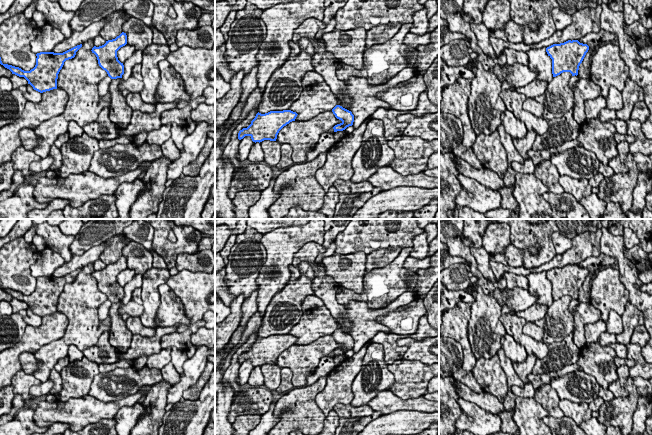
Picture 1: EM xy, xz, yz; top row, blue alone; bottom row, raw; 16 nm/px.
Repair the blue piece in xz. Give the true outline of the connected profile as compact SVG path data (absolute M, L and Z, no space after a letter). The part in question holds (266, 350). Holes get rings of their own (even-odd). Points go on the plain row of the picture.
M291 334L270 335L265 338L257 337L251 348L238 357L238 363L250 360L253 366L264 364L276 365L279 355L292 345L295 345L297 337Z

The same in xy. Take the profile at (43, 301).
M77 269L63 277L40 276L36 280L36 289L30 295L24 295L19 291L3 288L0 281L0 288L9 293L12 298L24 301L34 314L43 317L57 313L57 303L60 294L66 284L75 281L76 276L82 271Z

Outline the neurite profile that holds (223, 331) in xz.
M240 294L230 305L230 315L221 323L215 324L215 350L220 351L227 344L237 329L242 315L243 294Z

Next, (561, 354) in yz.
M573 332L563 341L547 345L549 348L548 355L544 359L536 359L532 374L557 372L567 365L578 362L579 348L573 343Z

